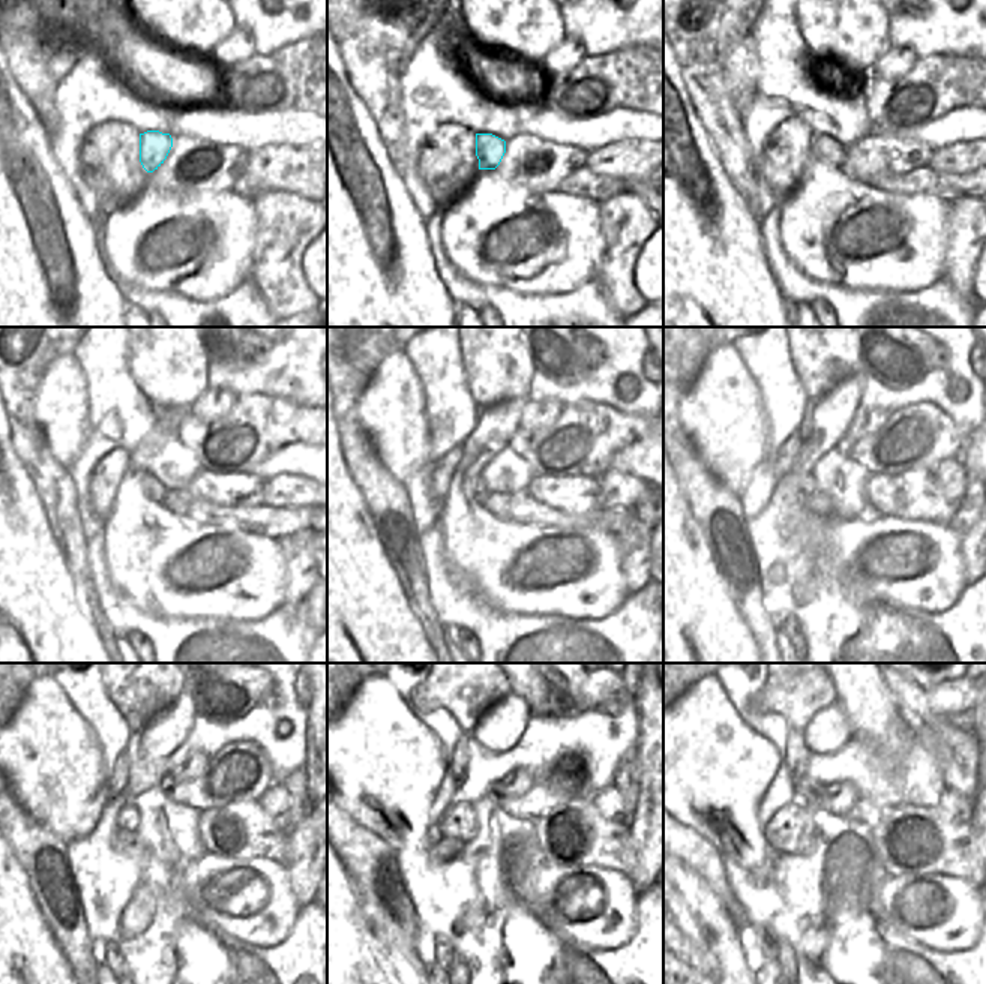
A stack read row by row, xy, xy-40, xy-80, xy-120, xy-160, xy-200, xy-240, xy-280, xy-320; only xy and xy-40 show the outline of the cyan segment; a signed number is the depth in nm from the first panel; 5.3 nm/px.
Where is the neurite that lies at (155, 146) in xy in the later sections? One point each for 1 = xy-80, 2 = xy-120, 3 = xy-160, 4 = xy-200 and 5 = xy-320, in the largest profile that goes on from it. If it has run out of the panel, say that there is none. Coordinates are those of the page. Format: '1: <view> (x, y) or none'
1: xy-80 (826, 149)
2: xy-120 (152, 488)
3: xy-160 (479, 489)
4: xy-200 (806, 482)
5: xy-320 (790, 831)

